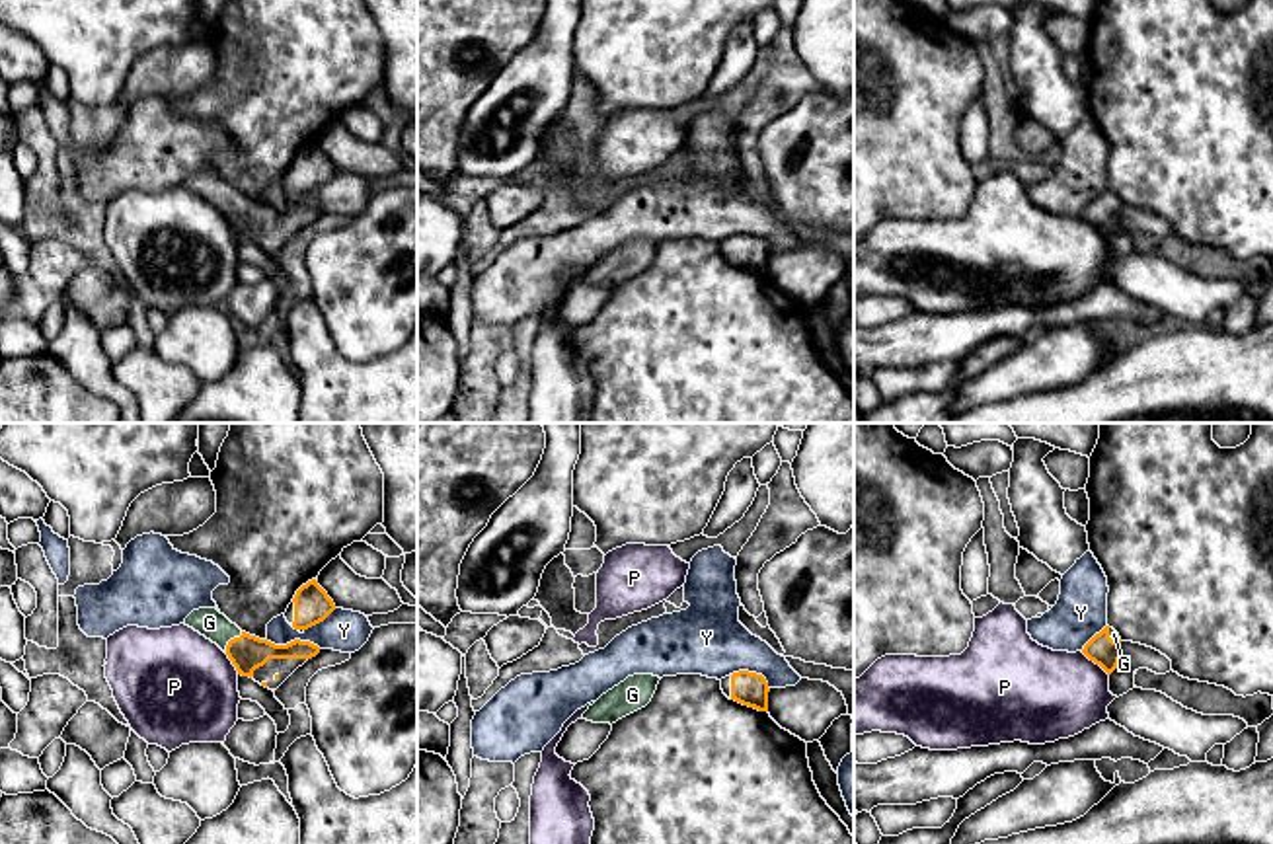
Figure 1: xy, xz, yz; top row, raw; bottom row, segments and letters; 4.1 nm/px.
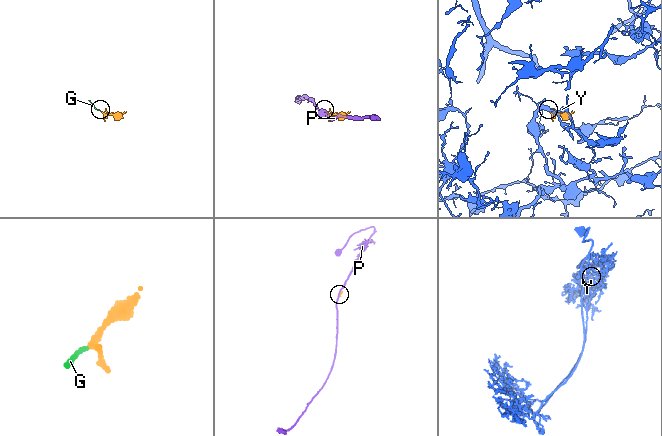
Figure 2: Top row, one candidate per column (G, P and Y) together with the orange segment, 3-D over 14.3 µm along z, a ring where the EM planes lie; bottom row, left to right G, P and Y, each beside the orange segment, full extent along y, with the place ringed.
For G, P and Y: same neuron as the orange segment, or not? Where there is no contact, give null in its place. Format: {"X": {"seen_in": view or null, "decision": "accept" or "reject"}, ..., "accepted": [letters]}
{"G": {"seen_in": "xy", "decision": "accept"}, "P": {"seen_in": "yz", "decision": "reject"}, "Y": {"seen_in": "xy", "decision": "reject"}, "accepted": ["G"]}

